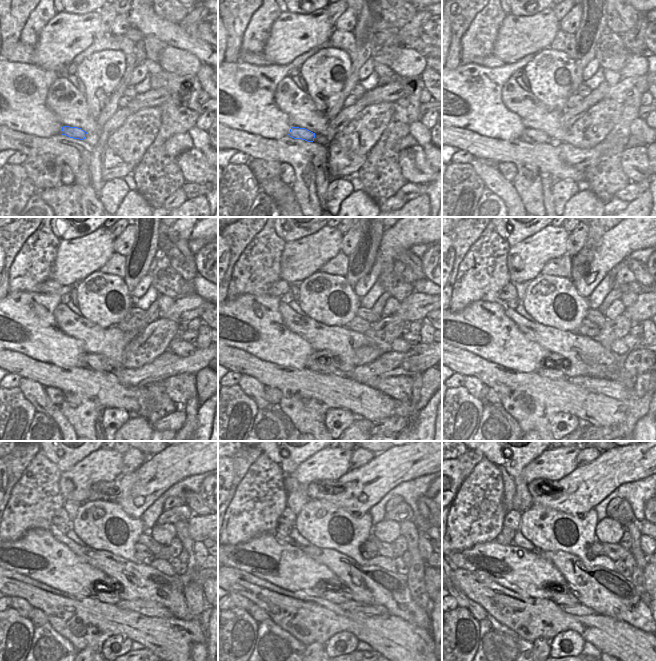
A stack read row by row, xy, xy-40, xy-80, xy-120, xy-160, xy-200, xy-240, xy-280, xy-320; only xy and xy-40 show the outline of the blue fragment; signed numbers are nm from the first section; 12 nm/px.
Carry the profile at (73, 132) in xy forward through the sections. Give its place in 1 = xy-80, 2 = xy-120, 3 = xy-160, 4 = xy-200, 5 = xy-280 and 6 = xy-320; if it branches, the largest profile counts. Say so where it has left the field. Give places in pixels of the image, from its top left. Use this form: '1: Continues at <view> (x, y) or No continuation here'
1: Continues at xy-80 (529, 135)
2: Continues at xy-120 (97, 362)
3: Continues at xy-160 (323, 362)
4: Continues at xy-200 (550, 368)
5: Continues at xy-280 (337, 597)
6: Continues at xy-320 (567, 598).

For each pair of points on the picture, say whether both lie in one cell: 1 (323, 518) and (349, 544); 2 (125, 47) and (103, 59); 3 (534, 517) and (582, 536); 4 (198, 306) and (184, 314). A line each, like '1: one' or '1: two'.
1: one
2: two
3: one
4: one

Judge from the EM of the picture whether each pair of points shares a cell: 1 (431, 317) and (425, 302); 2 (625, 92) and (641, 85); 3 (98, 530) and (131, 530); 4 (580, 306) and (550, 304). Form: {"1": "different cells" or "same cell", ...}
{"1": "different cells", "2": "same cell", "3": "same cell", "4": "same cell"}

